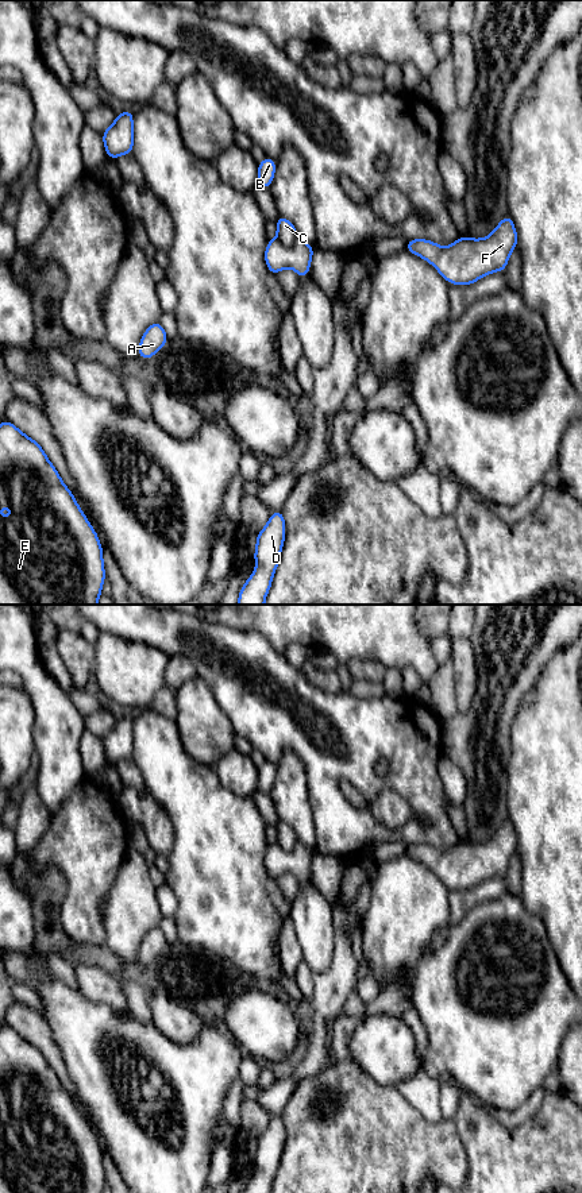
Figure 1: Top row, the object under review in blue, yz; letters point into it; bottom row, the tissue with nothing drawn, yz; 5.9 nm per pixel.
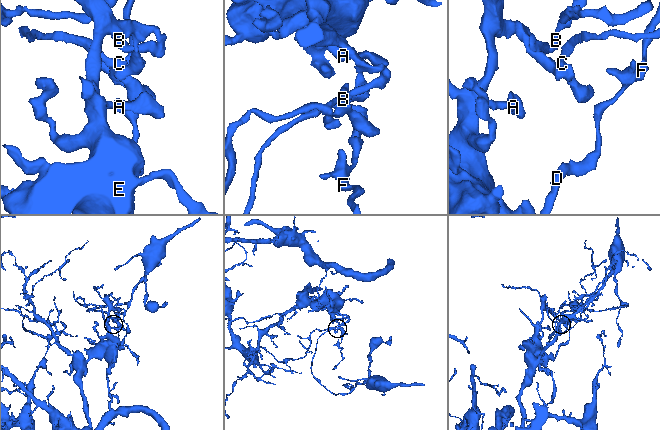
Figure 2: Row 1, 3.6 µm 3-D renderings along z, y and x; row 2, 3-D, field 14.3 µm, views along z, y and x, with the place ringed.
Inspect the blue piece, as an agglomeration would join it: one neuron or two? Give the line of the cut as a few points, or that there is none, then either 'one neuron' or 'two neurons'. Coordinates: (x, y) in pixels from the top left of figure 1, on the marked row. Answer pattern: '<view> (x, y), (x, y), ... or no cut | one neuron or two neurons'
yz (297, 235), (296, 240), (289, 246), (285, 246), (277, 236) | two neurons

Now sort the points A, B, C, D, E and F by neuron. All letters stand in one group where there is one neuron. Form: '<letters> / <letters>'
A B D E F / C

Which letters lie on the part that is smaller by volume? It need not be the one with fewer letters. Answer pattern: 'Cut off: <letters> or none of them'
Cut off: C

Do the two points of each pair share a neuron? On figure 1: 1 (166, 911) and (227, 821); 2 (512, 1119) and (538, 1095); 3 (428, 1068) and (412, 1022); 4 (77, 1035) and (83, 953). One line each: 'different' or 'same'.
1: different
2: same
3: same
4: different

